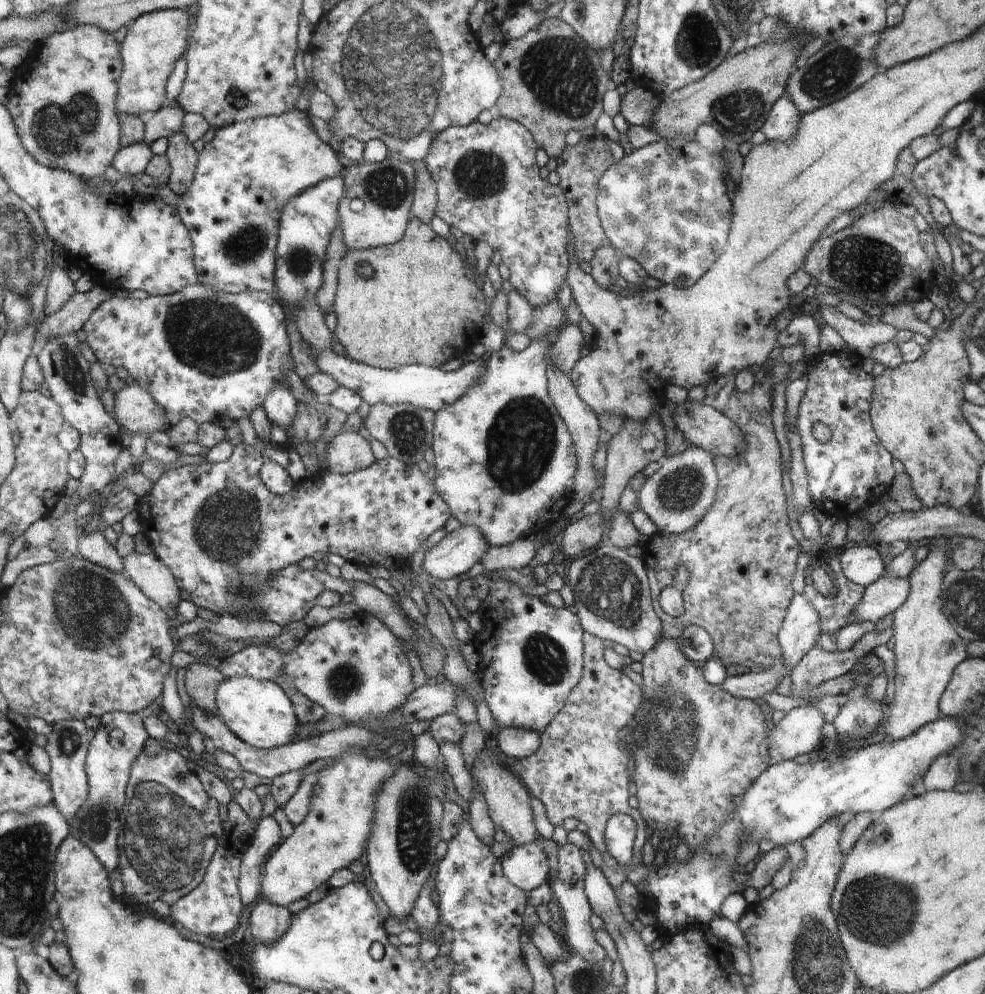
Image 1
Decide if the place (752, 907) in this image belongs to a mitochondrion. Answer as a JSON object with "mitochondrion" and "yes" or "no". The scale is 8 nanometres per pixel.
{"mitochondrion":"no"}

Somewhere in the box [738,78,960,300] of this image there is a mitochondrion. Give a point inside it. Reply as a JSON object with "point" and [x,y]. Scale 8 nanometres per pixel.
{"point":[865,265]}

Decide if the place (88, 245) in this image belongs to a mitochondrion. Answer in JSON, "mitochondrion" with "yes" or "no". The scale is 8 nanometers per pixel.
{"mitochondrion":"no"}

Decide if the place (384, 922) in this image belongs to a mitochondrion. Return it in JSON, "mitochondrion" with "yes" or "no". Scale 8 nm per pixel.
{"mitochondrion":"no"}

